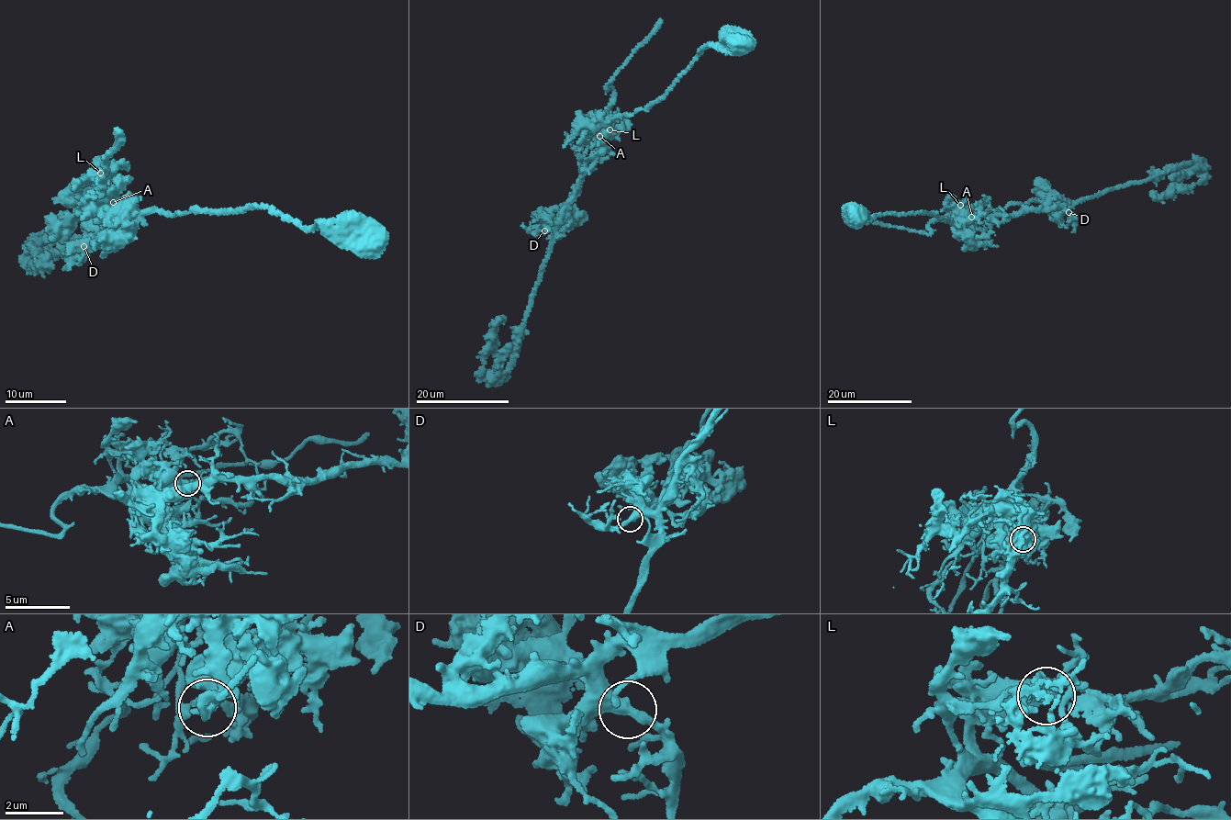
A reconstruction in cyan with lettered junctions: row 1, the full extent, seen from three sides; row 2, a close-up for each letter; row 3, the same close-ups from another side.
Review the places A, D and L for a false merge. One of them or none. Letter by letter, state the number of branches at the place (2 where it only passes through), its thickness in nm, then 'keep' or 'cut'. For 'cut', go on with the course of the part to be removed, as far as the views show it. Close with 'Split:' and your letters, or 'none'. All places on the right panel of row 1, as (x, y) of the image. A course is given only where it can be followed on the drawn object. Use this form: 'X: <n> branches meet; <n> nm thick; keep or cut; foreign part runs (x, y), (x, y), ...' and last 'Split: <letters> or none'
A: 2 branches meet; 360 nm thick; cut; foreign part runs (971, 217), (948, 218), (1003, 208), (1012, 202), (1040, 200), (1037, 192), (1057, 202), (1057, 216), (1047, 208)
D: 2 branches meet; 400 nm thick; keep
L: 2 branches meet; 360 nm thick; keep
Split: A

